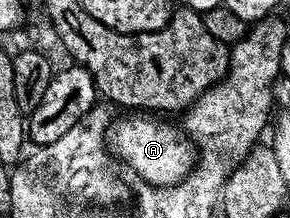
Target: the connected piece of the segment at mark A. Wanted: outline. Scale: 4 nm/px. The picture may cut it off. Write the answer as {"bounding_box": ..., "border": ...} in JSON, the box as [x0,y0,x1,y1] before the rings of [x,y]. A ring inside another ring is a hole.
{"bounding_box":[110,113,198,187],"border":[[[136,113],[133,119],[120,119],[111,124],[110,147],[117,159],[125,162],[153,187],[172,187],[192,171],[198,155],[179,126],[159,123],[159,118]]]}

